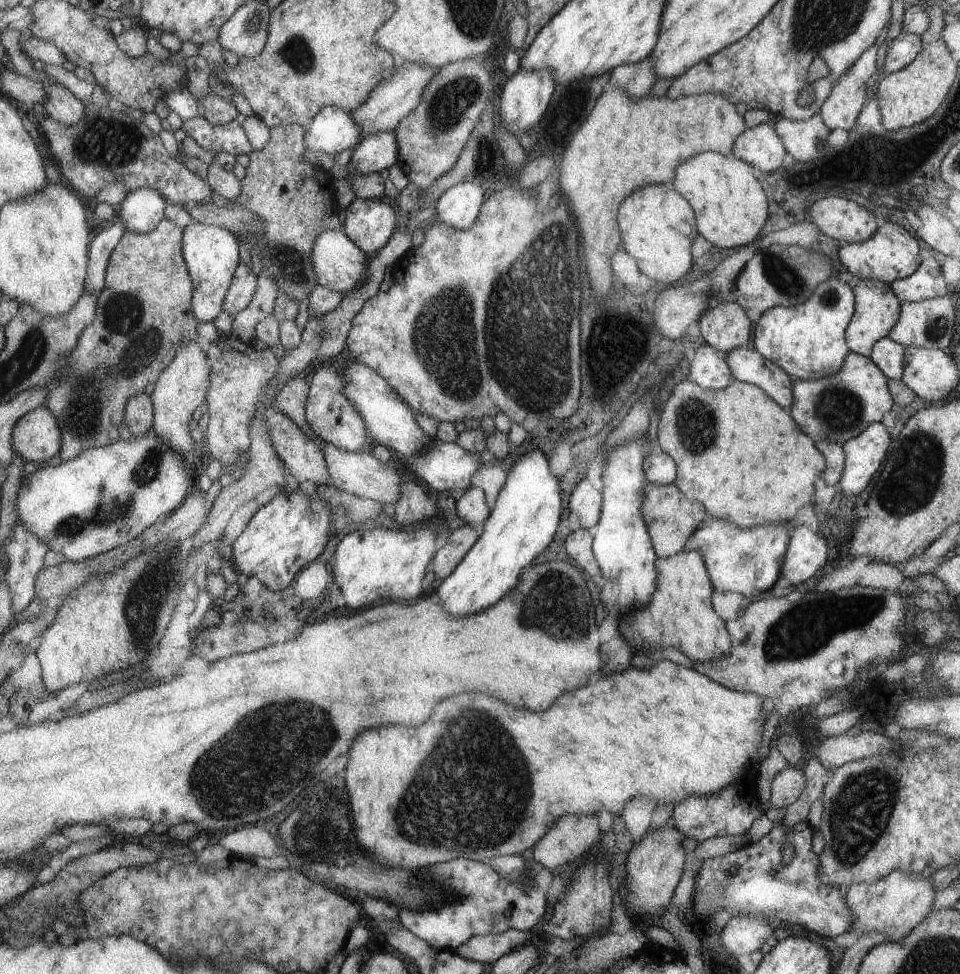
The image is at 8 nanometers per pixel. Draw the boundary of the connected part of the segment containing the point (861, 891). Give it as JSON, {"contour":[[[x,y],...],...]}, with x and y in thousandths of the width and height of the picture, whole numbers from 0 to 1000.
{"contour":[[[929,894],[910,907],[888,907],[879,913],[879,925],[890,949],[884,954],[897,959],[910,956],[923,963],[921,967],[938,966],[948,955],[953,954],[971,934],[973,924],[969,901],[959,901],[941,894]]]}

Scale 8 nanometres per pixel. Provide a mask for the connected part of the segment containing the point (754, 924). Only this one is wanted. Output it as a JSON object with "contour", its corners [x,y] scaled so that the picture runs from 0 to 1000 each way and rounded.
{"contour":[[[760,941],[754,953],[747,958],[747,967],[768,984],[789,976],[803,957],[801,948],[789,941]]]}

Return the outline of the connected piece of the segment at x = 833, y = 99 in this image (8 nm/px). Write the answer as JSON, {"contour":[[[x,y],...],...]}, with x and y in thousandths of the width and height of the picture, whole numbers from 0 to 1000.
{"contour":[[[904,47],[884,71],[876,75],[865,92],[865,99],[857,104],[853,117],[860,130],[884,133],[894,121],[901,105],[901,84],[911,74],[914,49]]]}

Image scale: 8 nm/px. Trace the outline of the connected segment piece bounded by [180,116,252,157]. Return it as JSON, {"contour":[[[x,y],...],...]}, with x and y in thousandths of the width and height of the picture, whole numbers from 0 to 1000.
{"contour":[[[203,119],[190,125],[188,131],[218,156],[236,156],[245,161],[259,158],[263,154],[252,129],[242,124],[231,128],[220,127],[214,120]]]}

